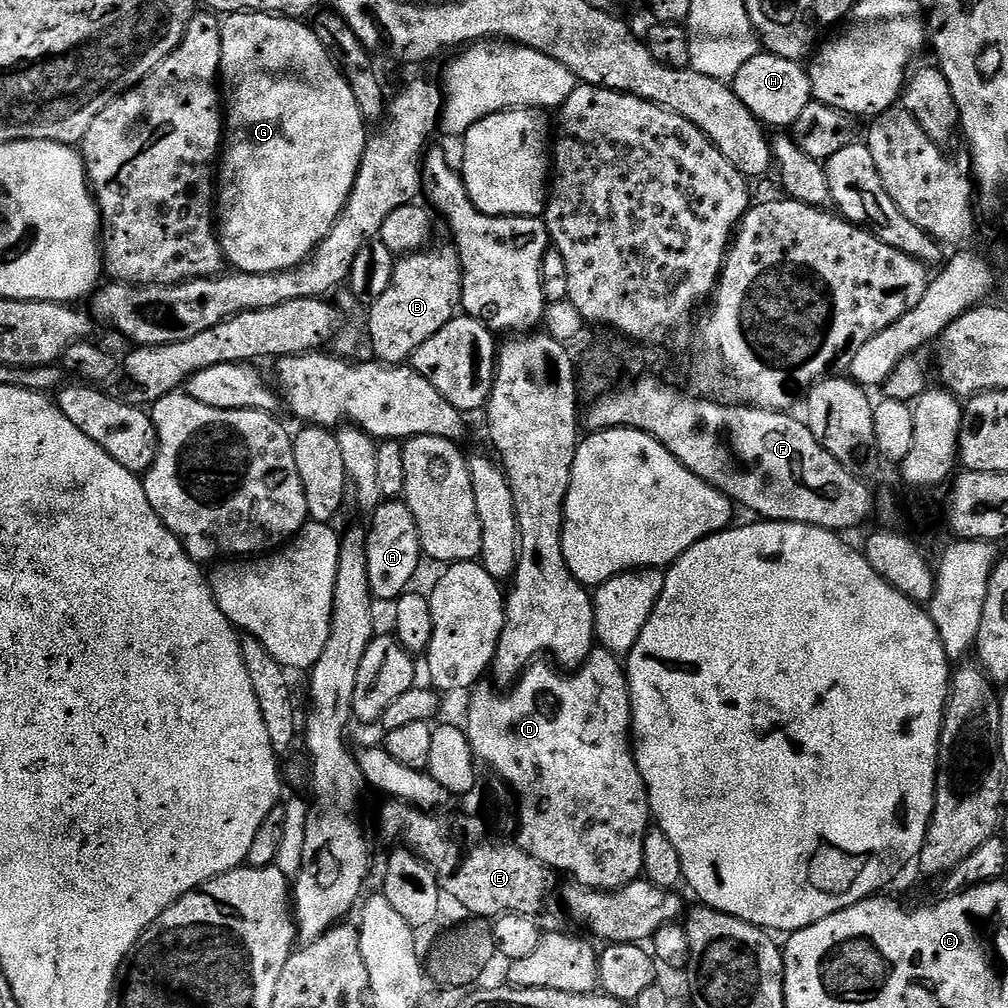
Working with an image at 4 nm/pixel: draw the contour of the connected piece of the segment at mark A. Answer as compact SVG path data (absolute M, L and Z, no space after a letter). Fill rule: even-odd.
M403 499L384 500L371 513L372 525L367 525L367 569L370 570L370 588L377 601L389 600L395 602L409 591L412 579L420 568L422 549L418 522Z

